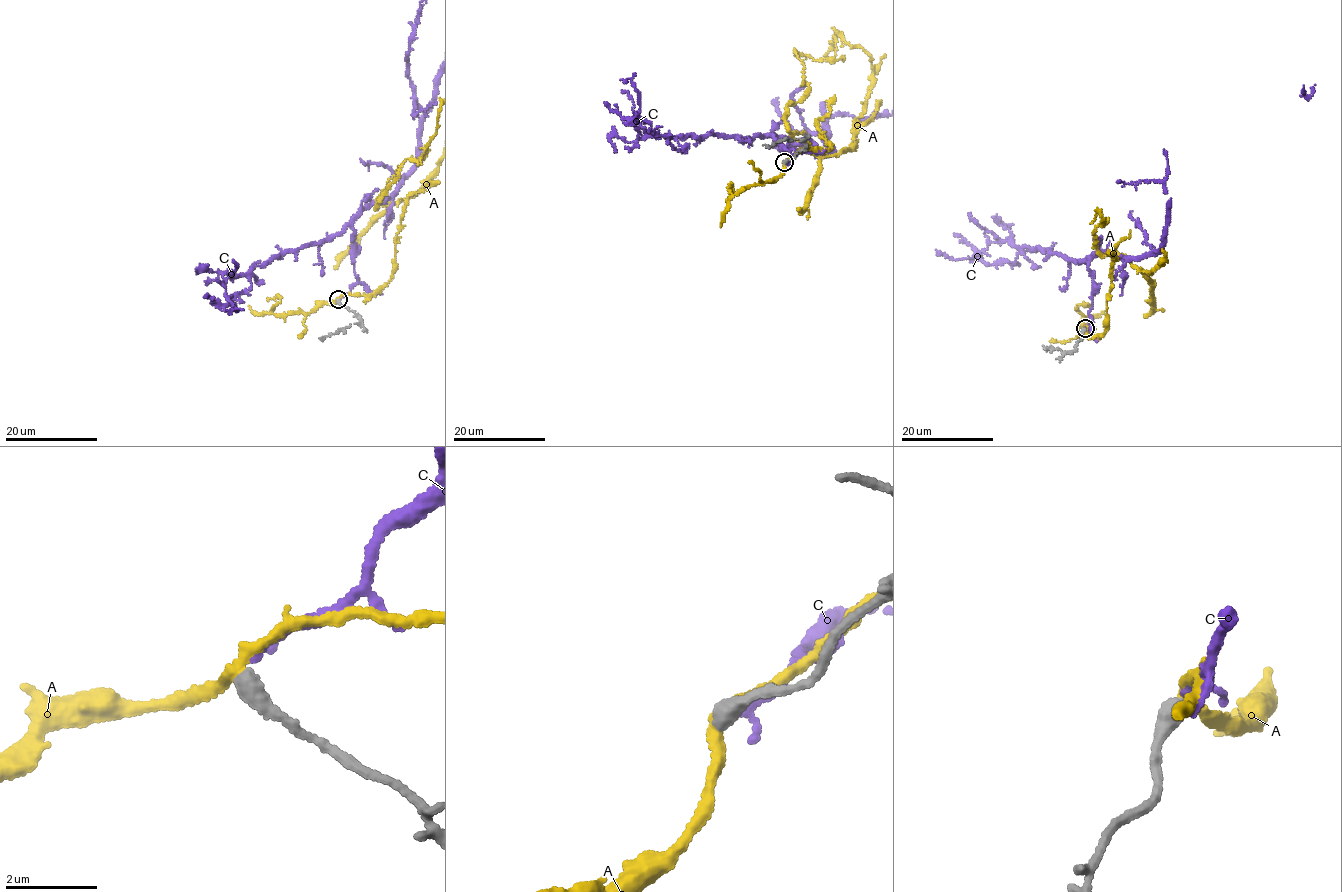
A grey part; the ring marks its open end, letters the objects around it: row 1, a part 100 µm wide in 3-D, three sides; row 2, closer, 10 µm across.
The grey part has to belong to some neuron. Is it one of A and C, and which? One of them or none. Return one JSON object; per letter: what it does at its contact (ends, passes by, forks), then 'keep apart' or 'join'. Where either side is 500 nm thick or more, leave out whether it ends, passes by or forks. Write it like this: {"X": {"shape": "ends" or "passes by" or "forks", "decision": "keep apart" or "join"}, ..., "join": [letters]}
{"A": {"shape": "passes by", "decision": "keep apart"}, "C": {"shape": "passes by", "decision": "join"}, "join": ["C"]}

